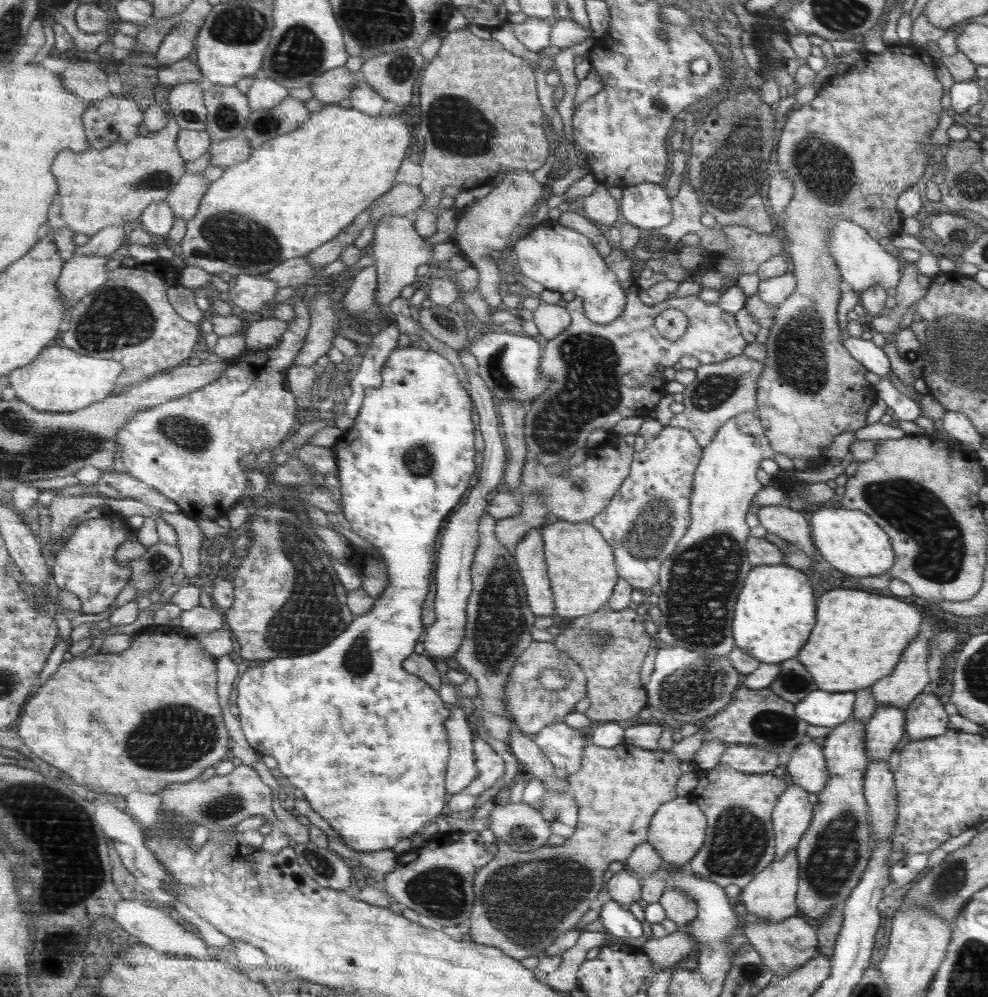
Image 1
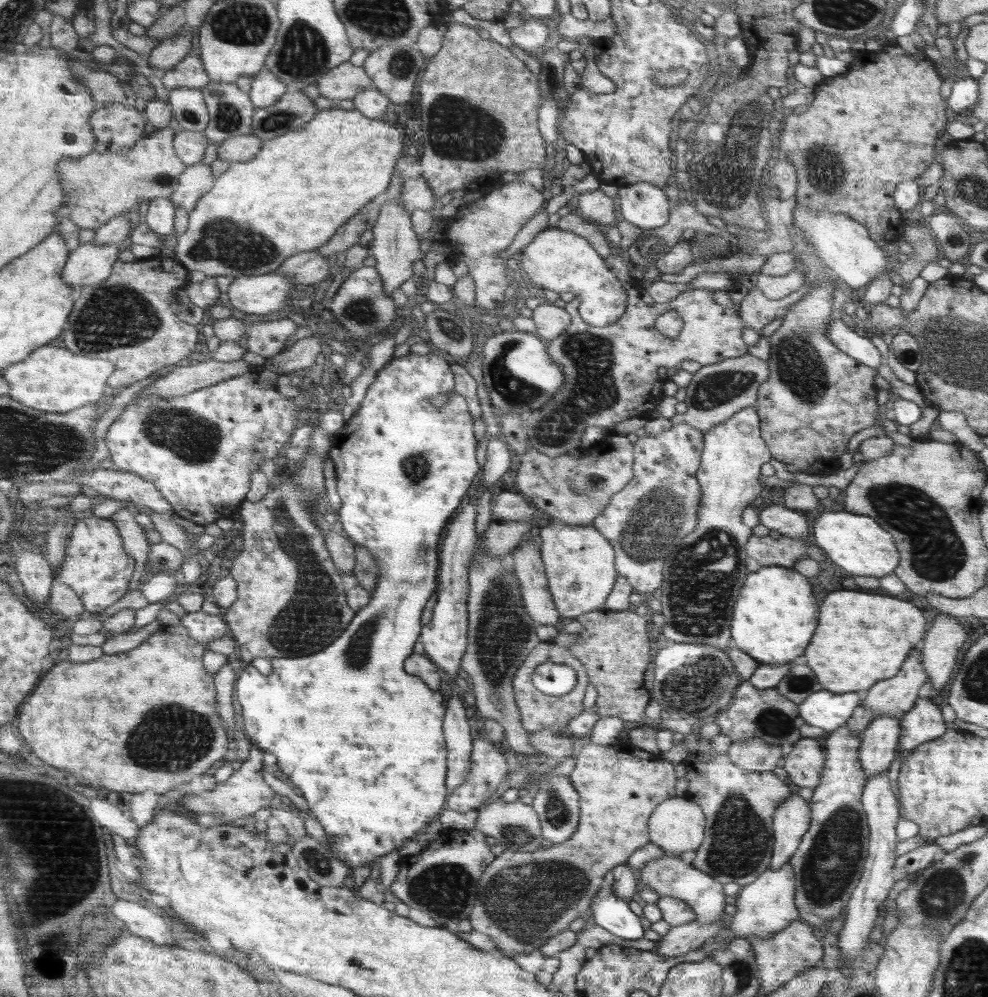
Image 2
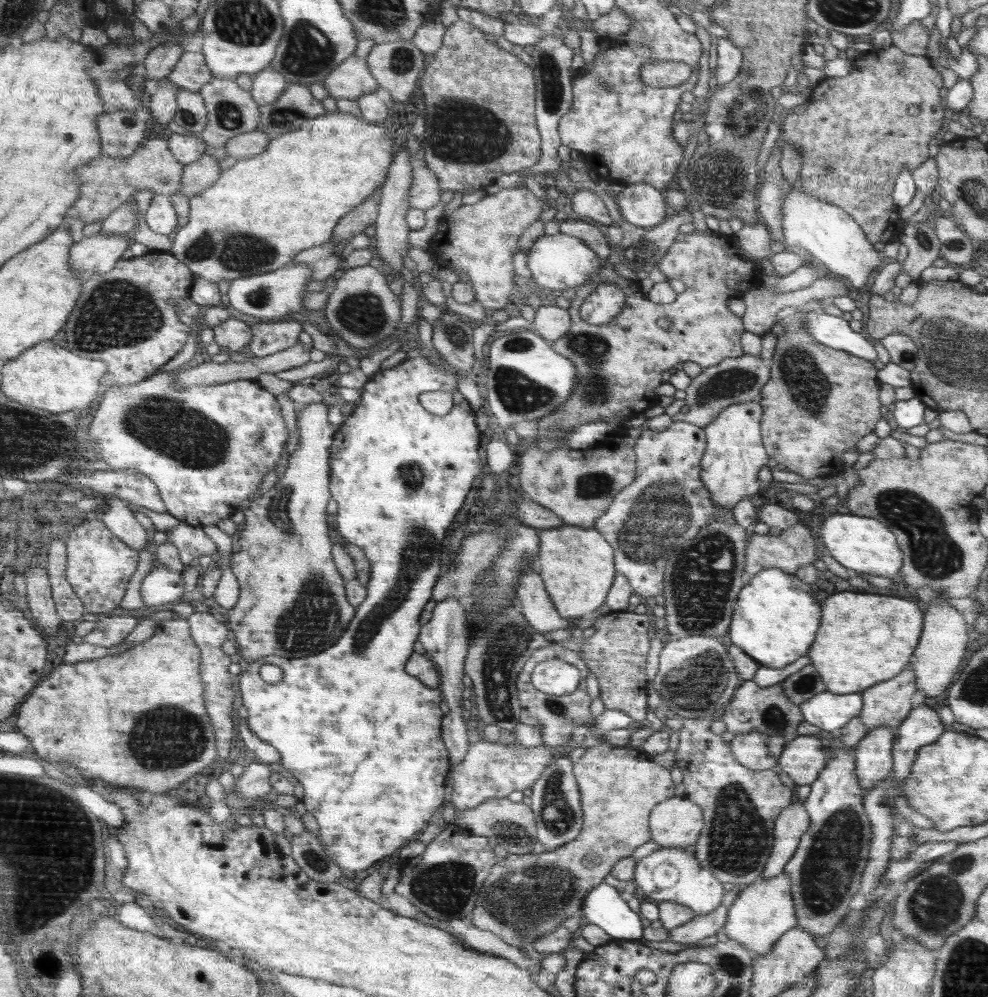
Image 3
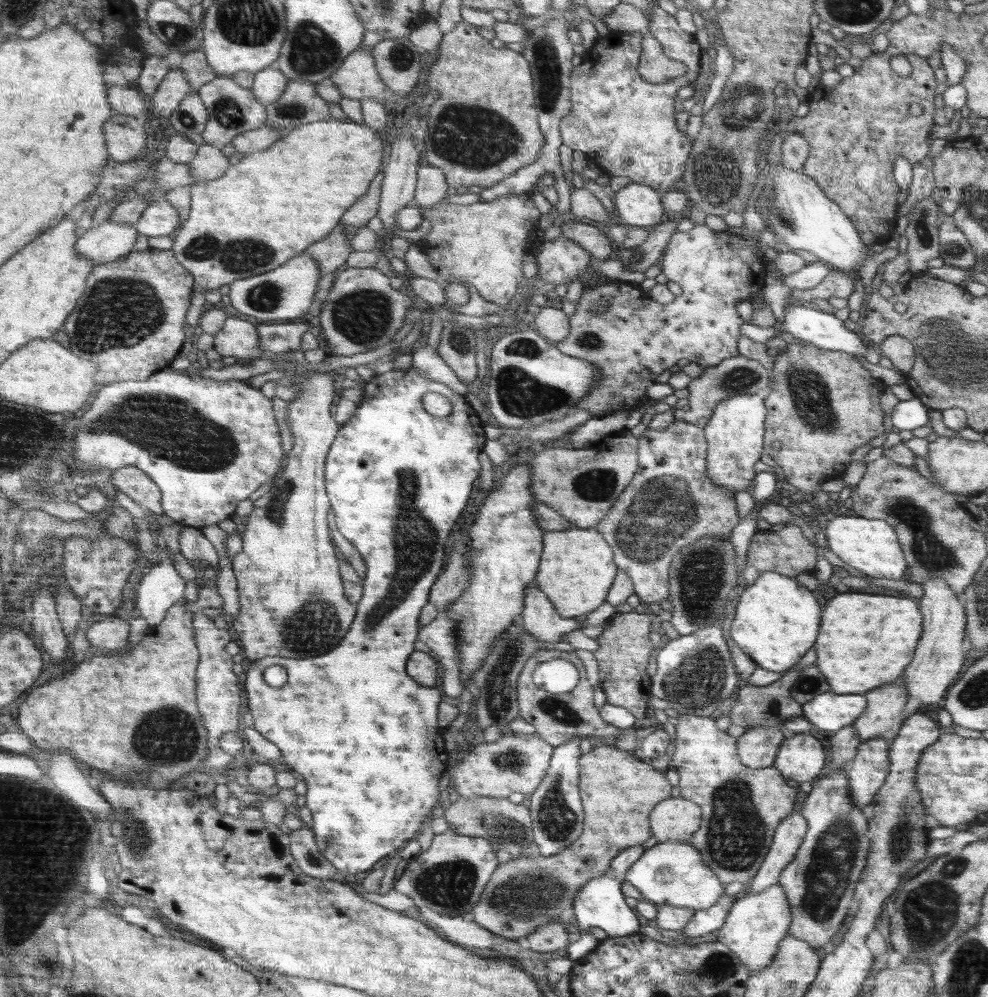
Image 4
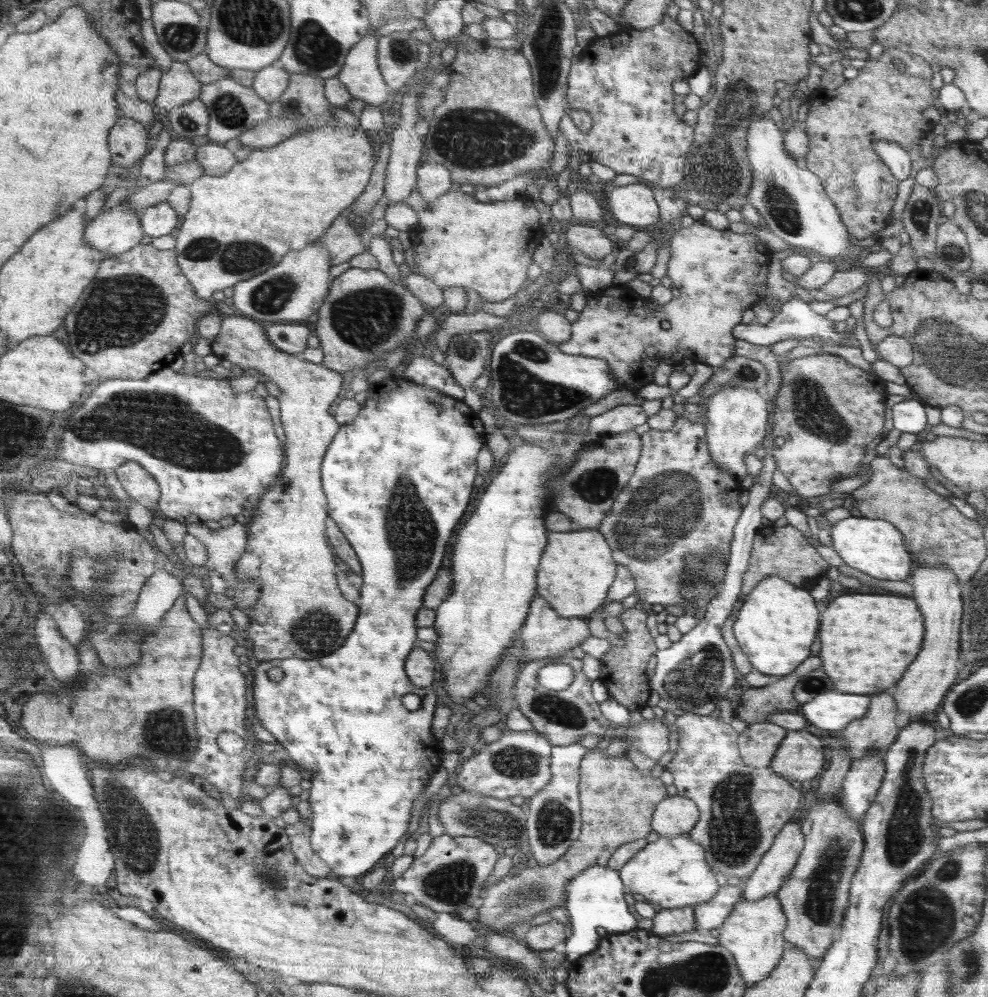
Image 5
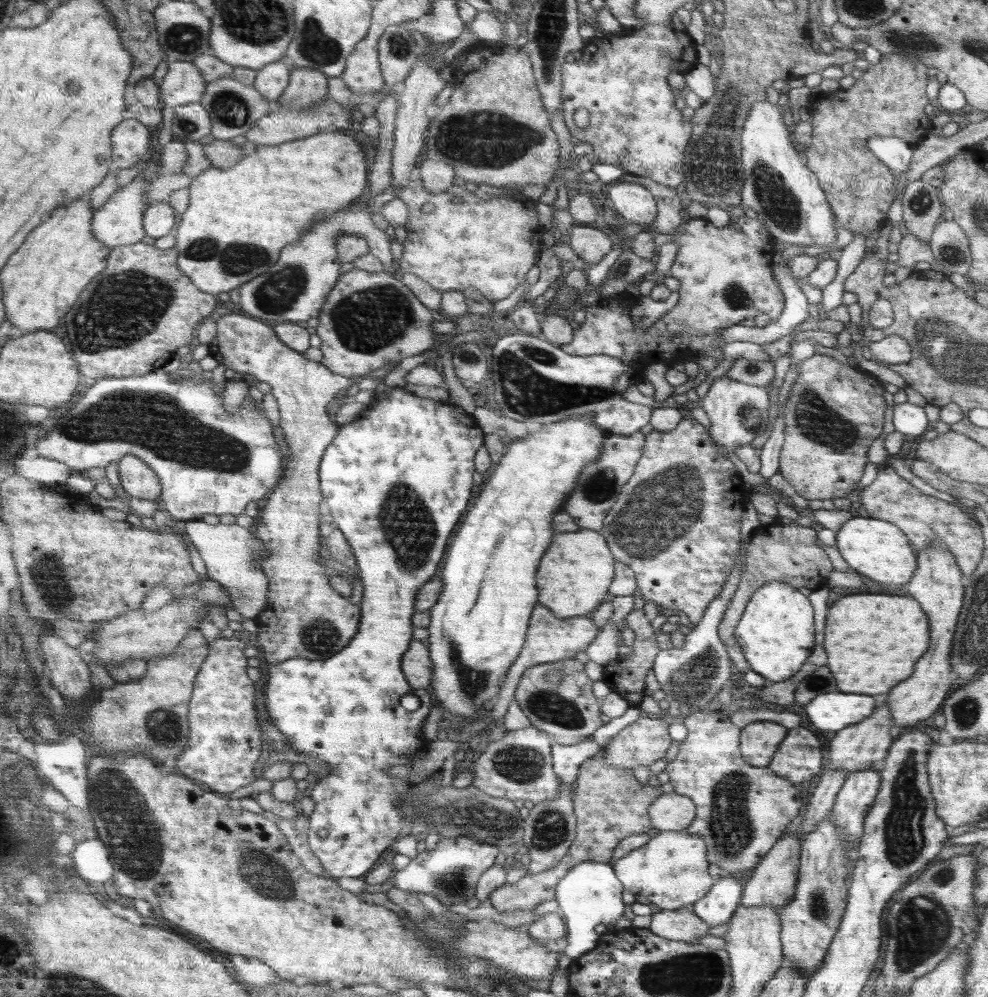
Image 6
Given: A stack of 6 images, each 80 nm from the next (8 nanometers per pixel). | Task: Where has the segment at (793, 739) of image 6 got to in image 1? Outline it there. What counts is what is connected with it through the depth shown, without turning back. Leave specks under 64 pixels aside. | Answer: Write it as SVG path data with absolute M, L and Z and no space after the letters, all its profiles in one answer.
M809 739L803 741L784 759L787 776L812 794L820 794L829 782L824 755L820 745Z

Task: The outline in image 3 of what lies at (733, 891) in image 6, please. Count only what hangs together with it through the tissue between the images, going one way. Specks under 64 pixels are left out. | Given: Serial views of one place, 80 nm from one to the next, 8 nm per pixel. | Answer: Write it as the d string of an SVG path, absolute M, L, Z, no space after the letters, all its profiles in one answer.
M722 905L710 914L695 916L692 921L669 931L670 942L696 944L703 938L714 936L720 929L724 928L728 914L729 908Z

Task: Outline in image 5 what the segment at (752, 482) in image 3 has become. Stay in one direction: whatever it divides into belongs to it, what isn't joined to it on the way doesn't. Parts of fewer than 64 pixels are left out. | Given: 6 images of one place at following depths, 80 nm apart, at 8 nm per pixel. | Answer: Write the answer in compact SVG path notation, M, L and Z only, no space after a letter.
M721 386L705 406L707 422L704 425L711 459L722 471L728 471L740 483L748 475L746 464L742 464L744 456L748 452L754 453L756 446L767 434L768 406L763 391L748 390L742 386Z

